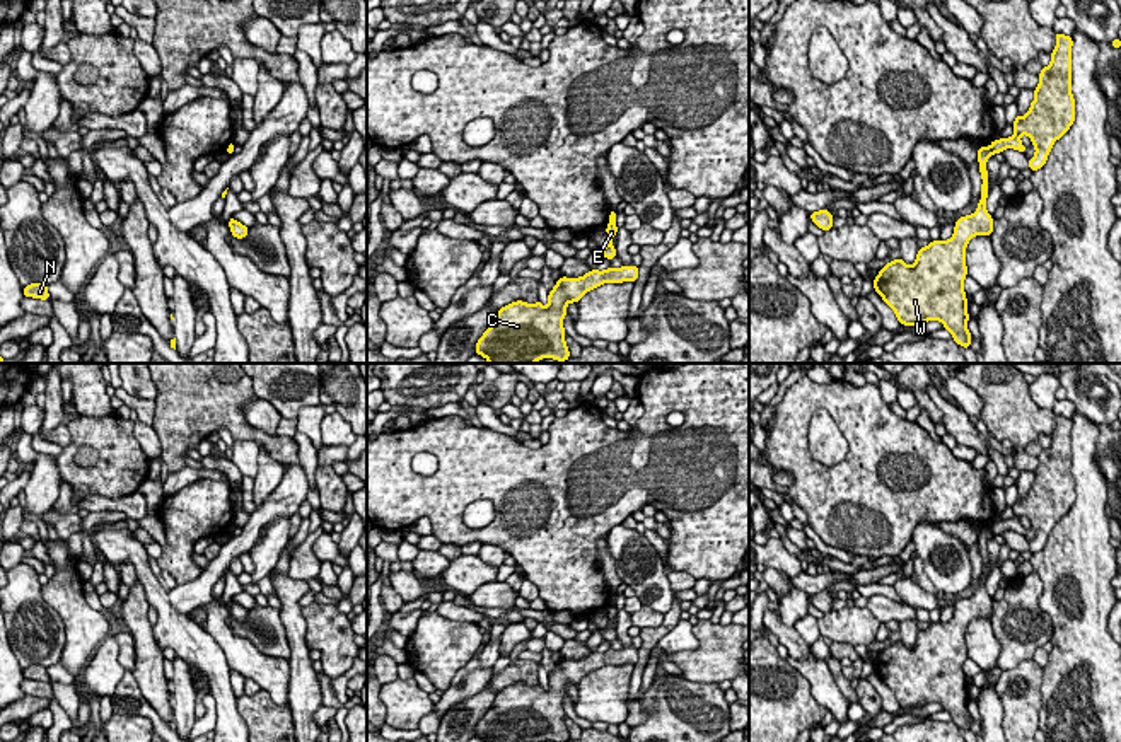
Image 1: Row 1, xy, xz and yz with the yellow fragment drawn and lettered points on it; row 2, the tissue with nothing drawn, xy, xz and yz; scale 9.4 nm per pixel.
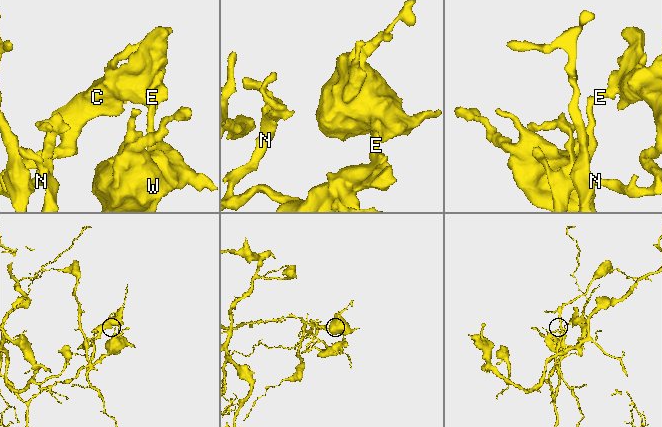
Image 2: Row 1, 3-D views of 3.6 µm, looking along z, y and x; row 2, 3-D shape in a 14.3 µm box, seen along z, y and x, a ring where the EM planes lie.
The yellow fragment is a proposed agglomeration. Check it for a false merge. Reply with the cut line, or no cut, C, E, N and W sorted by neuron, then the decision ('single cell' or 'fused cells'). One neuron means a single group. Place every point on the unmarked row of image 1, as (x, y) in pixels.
cut yz (988, 529), (993, 534); groups C E N / W; fused cells

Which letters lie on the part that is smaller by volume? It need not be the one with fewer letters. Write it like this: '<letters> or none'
W

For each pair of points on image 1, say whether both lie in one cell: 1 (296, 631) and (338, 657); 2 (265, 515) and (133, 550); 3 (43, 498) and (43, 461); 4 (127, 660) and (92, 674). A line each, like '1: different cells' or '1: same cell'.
1: different cells
2: different cells
3: same cell
4: different cells

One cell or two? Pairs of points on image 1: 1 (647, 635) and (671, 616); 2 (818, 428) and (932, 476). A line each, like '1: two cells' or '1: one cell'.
1: one cell
2: two cells

